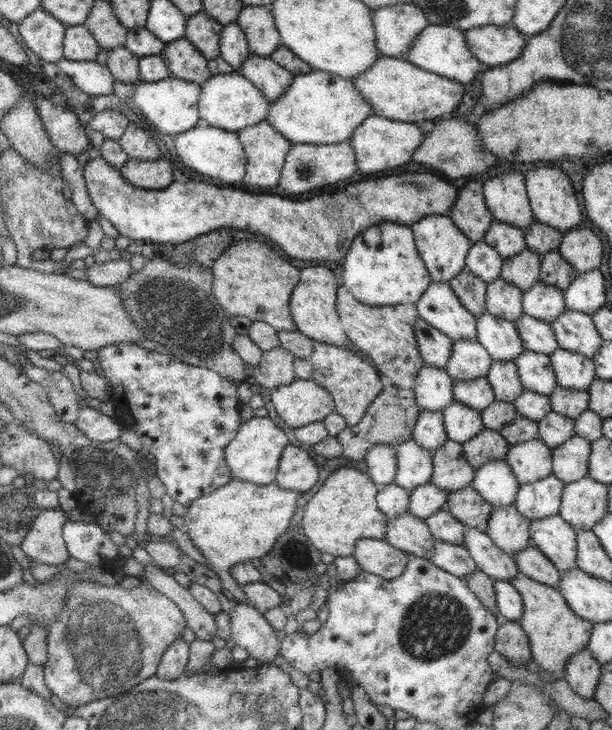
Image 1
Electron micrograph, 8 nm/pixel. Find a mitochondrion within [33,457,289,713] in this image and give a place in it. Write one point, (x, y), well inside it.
(105, 649)

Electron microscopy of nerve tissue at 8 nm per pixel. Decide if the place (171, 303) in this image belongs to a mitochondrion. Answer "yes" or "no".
yes

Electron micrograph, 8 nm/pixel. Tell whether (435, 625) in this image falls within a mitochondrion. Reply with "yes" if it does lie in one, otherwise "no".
yes

